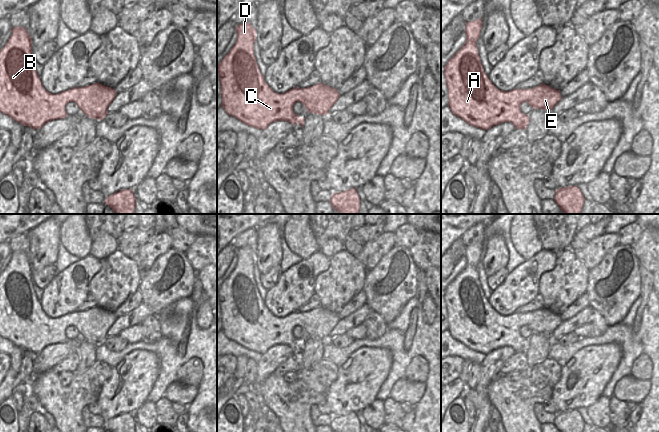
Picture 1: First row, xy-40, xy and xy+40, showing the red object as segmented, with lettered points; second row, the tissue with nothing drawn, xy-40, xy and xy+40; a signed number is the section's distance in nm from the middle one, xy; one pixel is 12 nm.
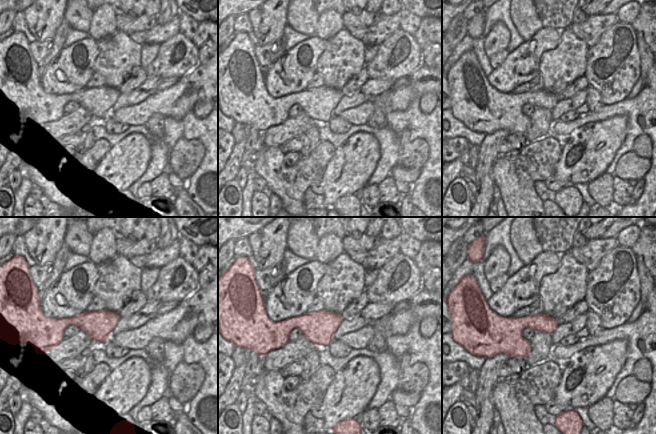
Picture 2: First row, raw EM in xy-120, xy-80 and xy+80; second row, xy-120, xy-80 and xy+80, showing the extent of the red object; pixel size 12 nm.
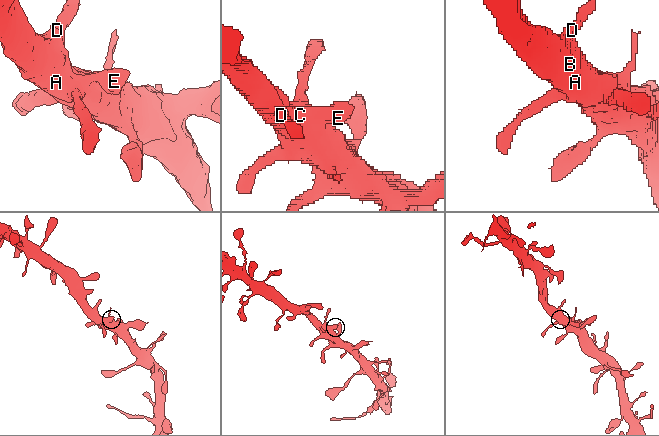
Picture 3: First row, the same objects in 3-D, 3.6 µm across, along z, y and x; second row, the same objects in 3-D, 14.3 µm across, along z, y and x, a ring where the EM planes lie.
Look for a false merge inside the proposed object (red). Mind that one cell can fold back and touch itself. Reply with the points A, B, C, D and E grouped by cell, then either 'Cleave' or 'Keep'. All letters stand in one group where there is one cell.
Groups: A B C D E. Keep.

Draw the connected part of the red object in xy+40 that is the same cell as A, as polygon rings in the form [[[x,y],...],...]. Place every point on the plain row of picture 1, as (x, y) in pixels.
[[[482,243],[466,246],[466,266],[443,292],[448,312],[448,330],[452,338],[479,353],[489,354],[495,349],[510,346],[516,353],[526,354],[529,348],[529,339],[521,336],[520,329],[527,326],[533,333],[552,334],[562,322],[560,314],[544,307],[531,313],[499,314],[485,298],[480,285],[476,266],[480,261],[481,252]]]

